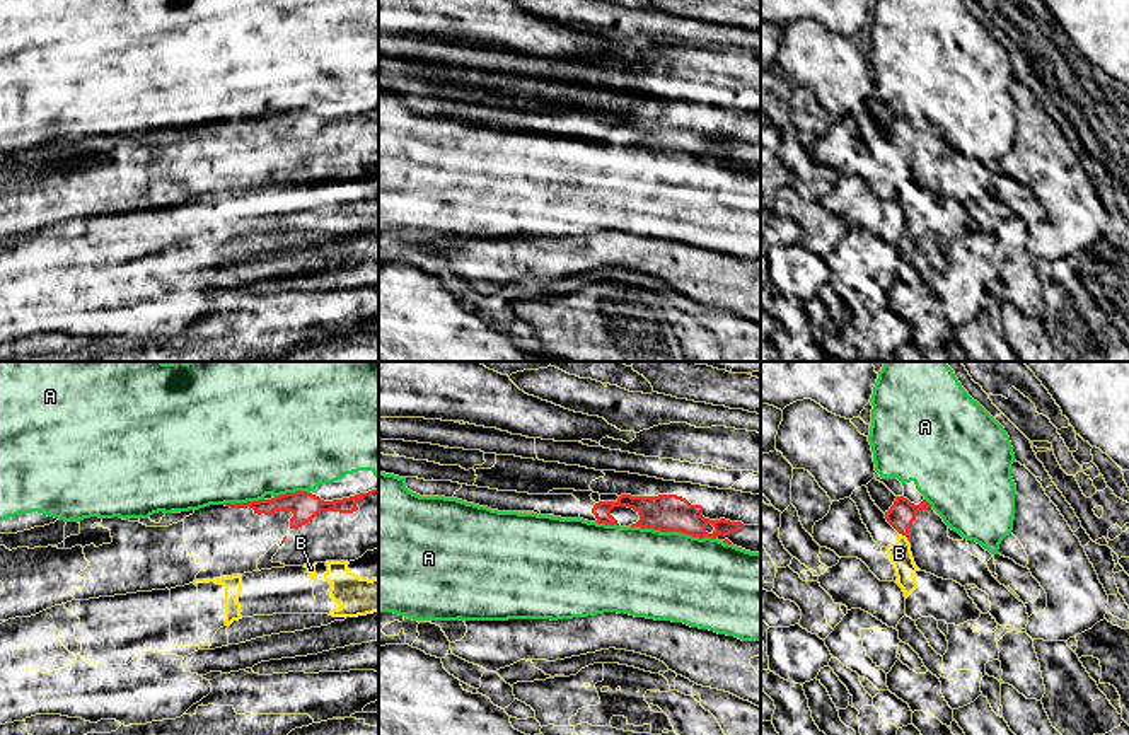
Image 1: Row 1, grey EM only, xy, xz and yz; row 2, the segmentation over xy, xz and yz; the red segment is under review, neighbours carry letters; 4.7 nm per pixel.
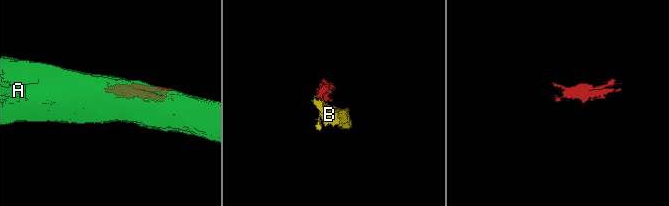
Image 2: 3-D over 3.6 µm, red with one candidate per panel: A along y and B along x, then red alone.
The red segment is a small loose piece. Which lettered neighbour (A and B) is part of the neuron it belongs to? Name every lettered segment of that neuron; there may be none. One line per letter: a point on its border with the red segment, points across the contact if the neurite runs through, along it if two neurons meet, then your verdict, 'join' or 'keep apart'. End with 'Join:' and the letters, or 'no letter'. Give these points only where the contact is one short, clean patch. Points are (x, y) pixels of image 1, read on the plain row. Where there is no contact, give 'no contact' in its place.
A: meets red in xz at (672, 149); keep apart
B: meets red in yz at (904, 152); join
Join: B

